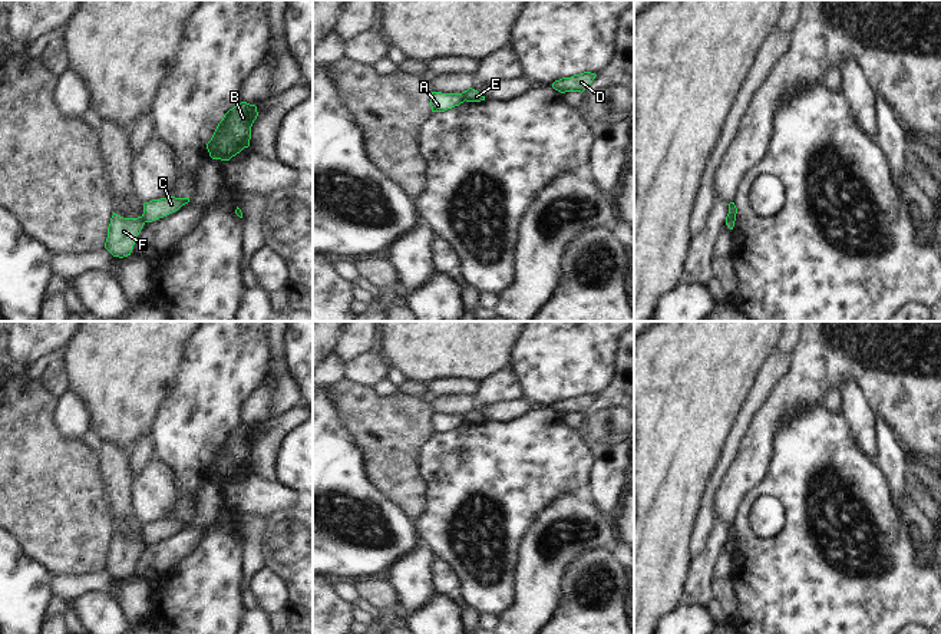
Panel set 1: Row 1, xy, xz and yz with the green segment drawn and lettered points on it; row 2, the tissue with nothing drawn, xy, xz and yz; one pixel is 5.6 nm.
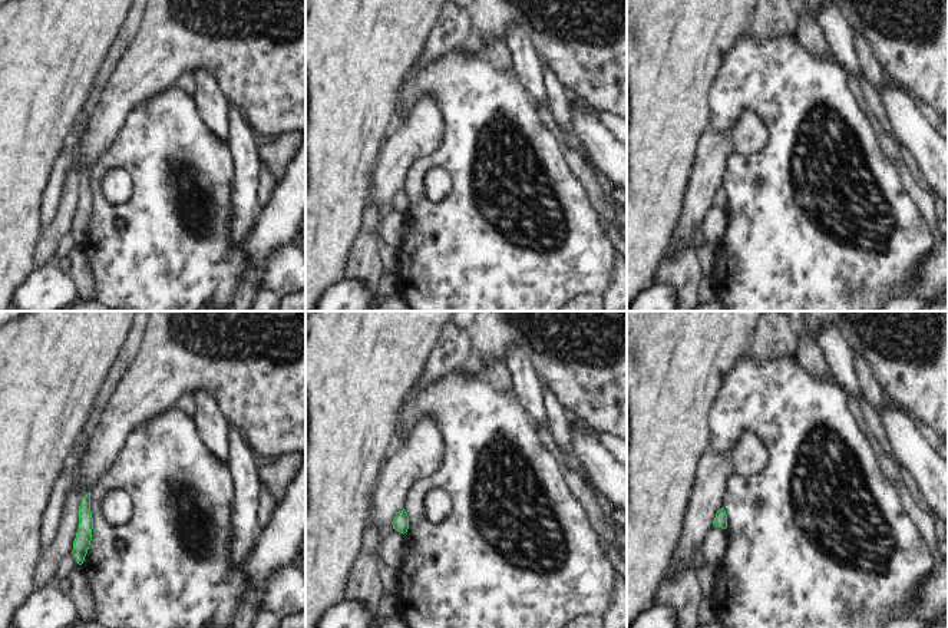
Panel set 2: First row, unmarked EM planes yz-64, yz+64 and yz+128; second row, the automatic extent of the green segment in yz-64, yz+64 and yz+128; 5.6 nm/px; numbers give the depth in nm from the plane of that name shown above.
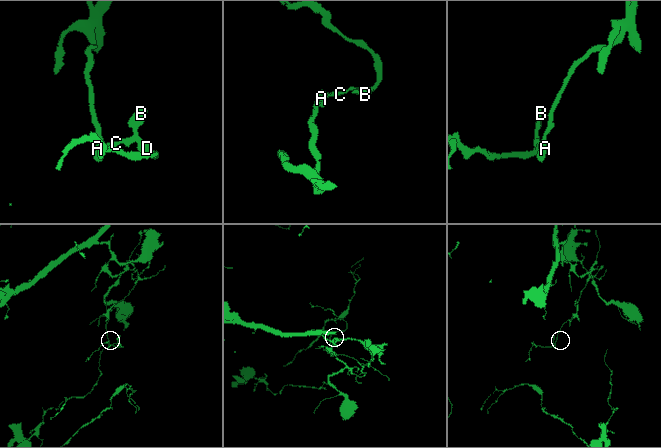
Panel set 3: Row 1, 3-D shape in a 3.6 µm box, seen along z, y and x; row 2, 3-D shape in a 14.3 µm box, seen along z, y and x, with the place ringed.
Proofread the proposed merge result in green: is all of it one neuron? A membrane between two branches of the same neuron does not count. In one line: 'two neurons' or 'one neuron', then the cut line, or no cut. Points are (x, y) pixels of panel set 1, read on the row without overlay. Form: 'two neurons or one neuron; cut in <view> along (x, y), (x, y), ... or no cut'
two neurons; cut in xz along (462, 413), (465, 420)

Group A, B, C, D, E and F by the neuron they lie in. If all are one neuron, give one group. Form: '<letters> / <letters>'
A F / B C D E

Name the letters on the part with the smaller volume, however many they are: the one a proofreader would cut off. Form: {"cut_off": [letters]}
{"cut_off": ["B", "C", "D", "E"]}

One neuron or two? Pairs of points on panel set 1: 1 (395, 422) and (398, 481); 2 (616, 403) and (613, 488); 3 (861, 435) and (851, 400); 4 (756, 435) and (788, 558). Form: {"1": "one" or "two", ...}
{"1": "one", "2": "one", "3": "one", "4": "two"}

